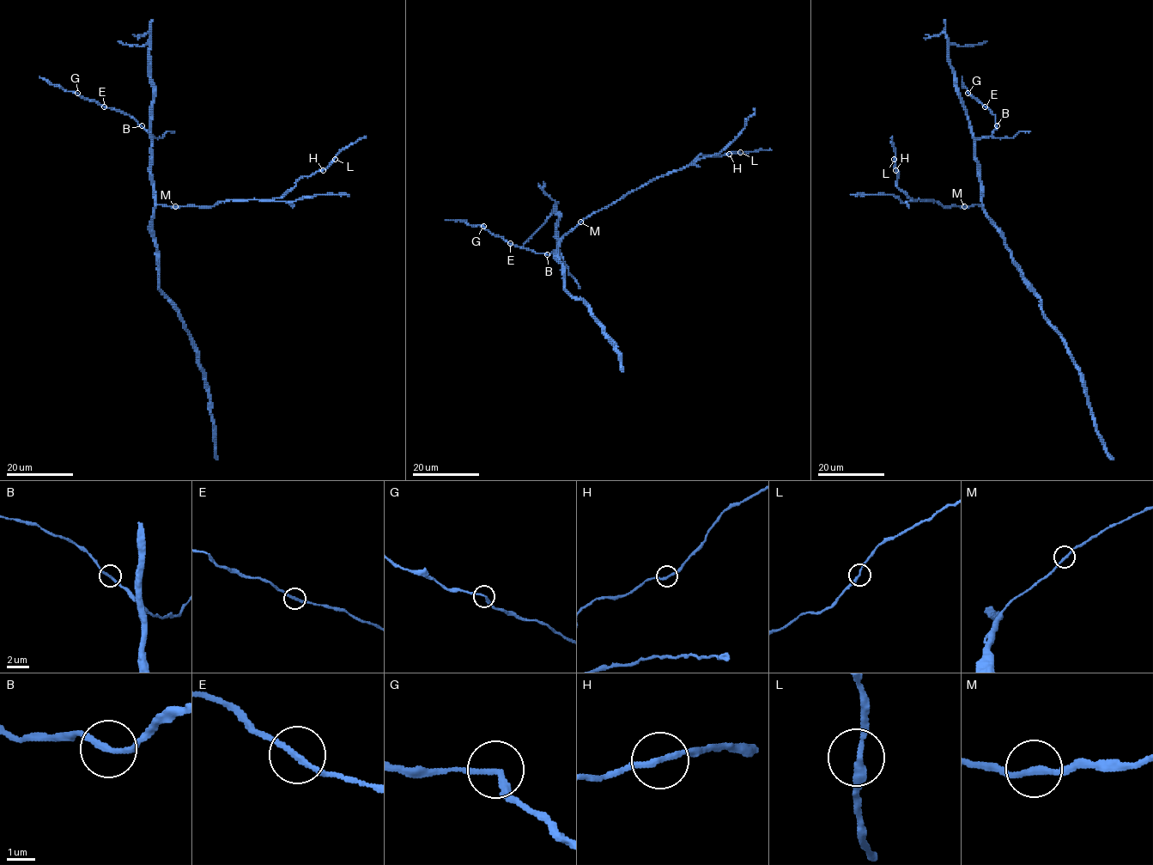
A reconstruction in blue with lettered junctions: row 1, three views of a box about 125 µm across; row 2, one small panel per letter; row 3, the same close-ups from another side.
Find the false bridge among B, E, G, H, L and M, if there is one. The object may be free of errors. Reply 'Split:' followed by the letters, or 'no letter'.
Split: no letter

